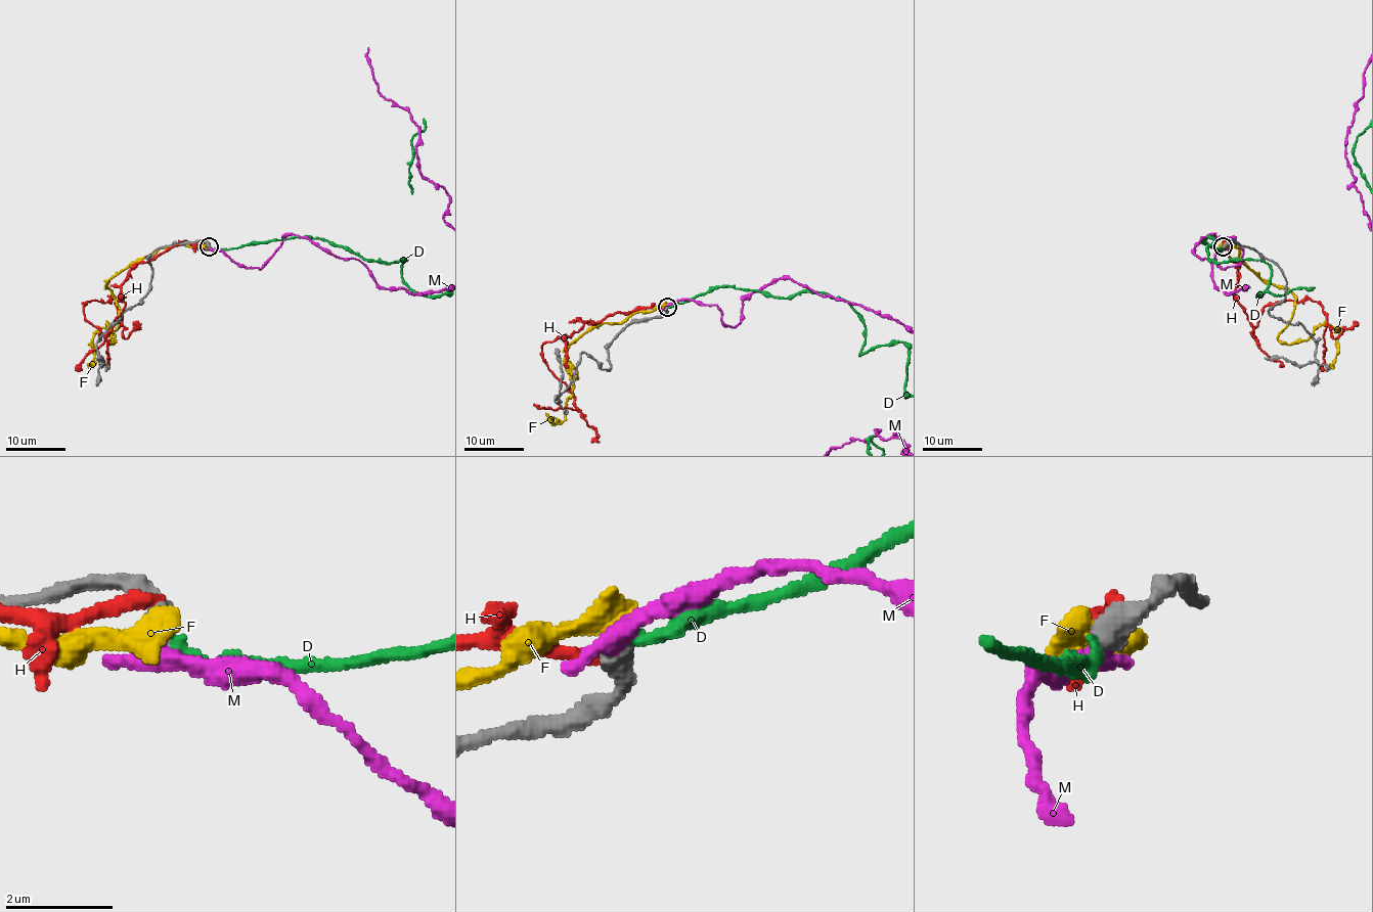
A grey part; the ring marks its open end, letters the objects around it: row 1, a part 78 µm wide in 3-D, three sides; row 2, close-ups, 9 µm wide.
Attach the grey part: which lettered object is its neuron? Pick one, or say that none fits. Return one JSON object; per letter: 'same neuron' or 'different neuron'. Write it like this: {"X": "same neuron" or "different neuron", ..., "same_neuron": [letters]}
{"D": "same neuron", "F": "different neuron", "H": "different neuron", "M": "different neuron", "same_neuron": ["D"]}

